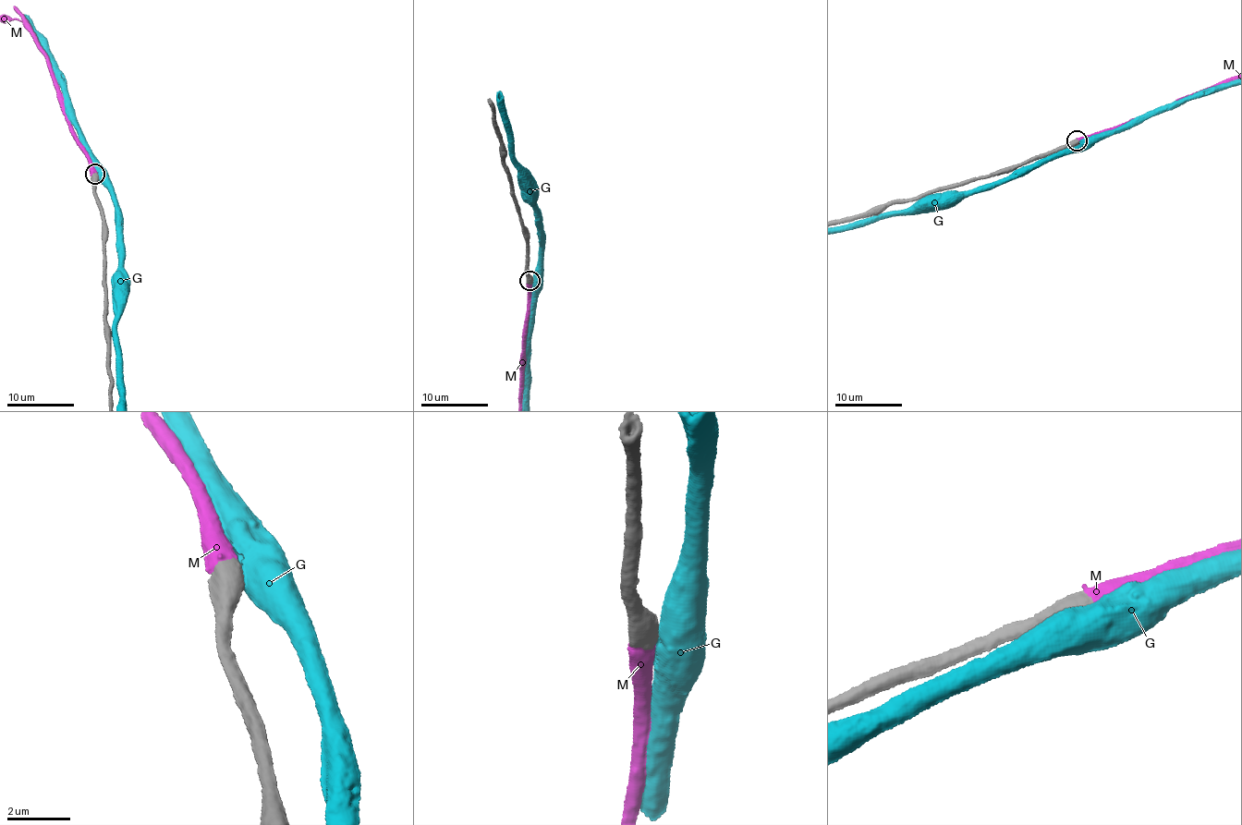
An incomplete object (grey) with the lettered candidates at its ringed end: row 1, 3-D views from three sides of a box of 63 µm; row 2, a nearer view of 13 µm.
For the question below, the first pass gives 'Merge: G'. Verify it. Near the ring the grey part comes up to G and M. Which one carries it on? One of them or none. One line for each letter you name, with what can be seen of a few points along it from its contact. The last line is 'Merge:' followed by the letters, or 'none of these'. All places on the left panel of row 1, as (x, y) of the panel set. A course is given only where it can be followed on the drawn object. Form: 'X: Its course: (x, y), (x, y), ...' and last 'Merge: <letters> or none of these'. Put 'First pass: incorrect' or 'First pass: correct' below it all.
Merge: M
First pass: incorrect

